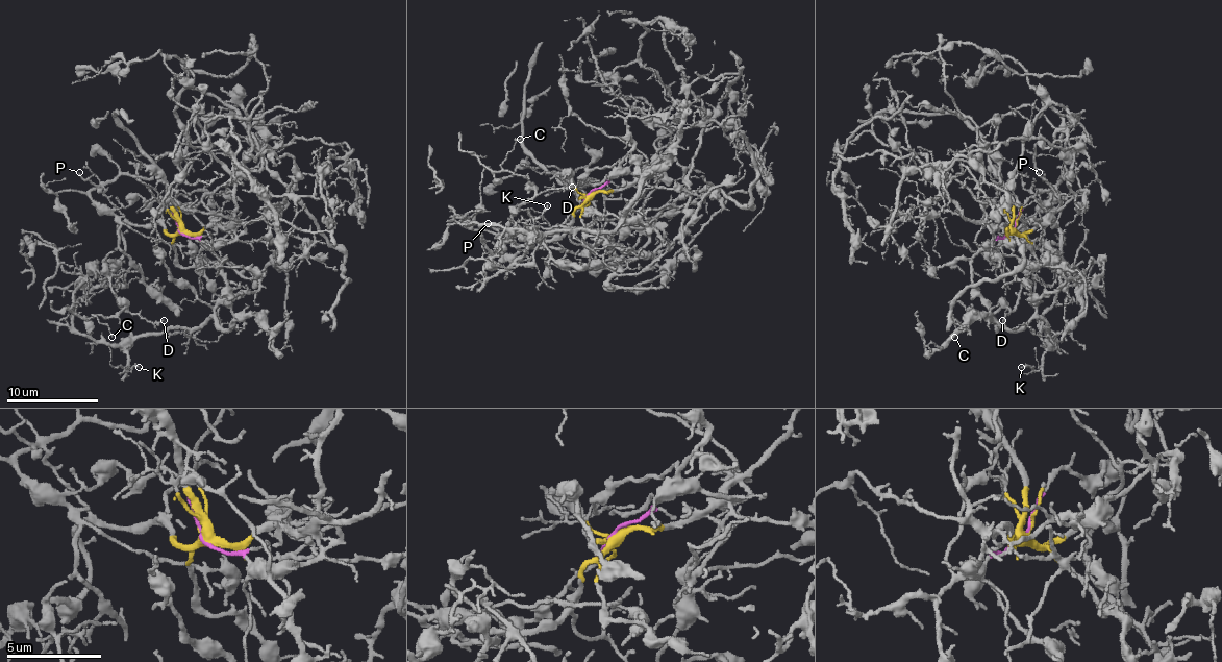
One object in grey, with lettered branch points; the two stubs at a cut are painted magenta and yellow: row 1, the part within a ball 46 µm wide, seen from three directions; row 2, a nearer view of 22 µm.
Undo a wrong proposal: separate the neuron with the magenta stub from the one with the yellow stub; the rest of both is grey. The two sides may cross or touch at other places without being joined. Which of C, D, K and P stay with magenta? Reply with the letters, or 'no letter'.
K

